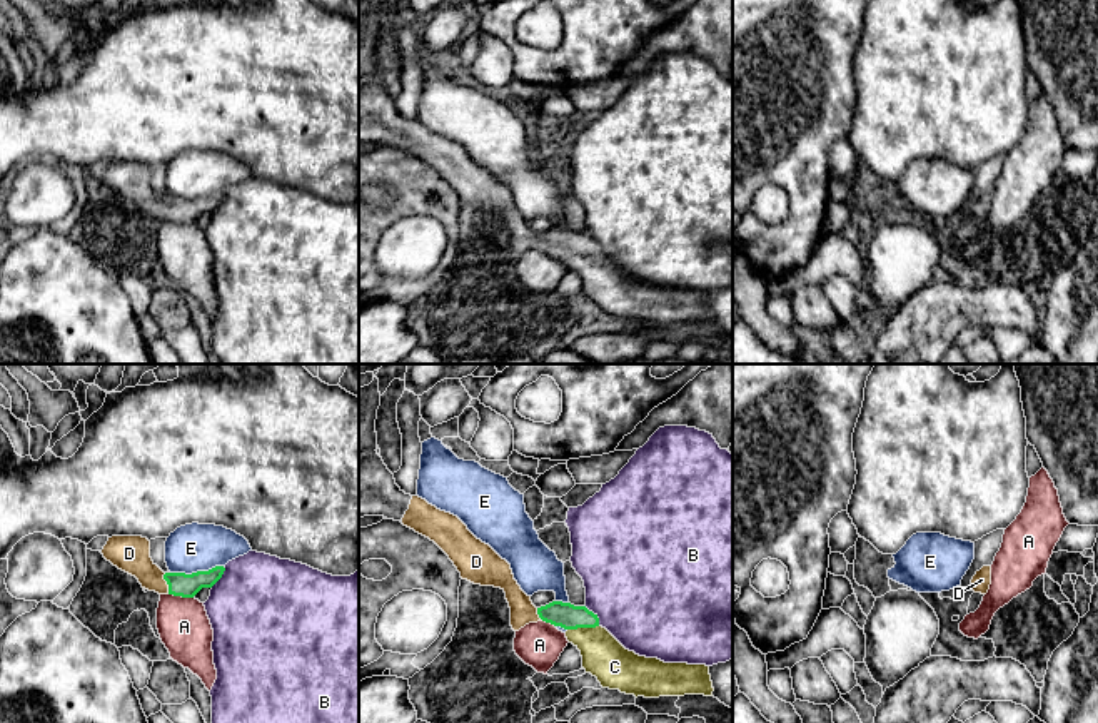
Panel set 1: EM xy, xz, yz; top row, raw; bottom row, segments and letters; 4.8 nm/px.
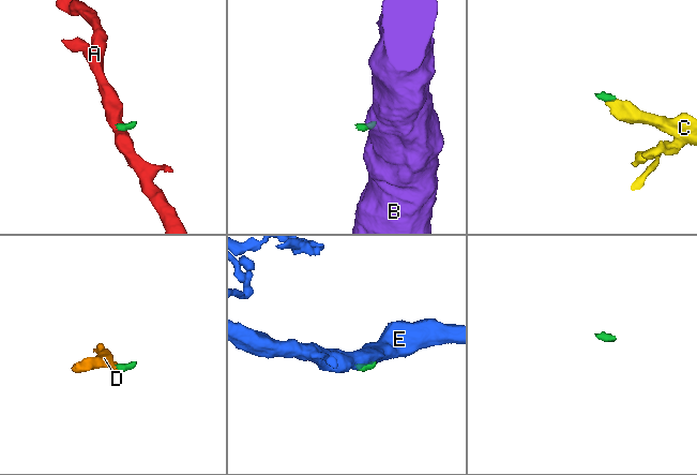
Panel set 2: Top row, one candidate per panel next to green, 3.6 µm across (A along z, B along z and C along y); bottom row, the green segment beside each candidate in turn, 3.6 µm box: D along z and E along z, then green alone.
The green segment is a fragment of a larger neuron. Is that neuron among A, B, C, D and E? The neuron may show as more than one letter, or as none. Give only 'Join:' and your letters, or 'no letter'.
Join: C, D

